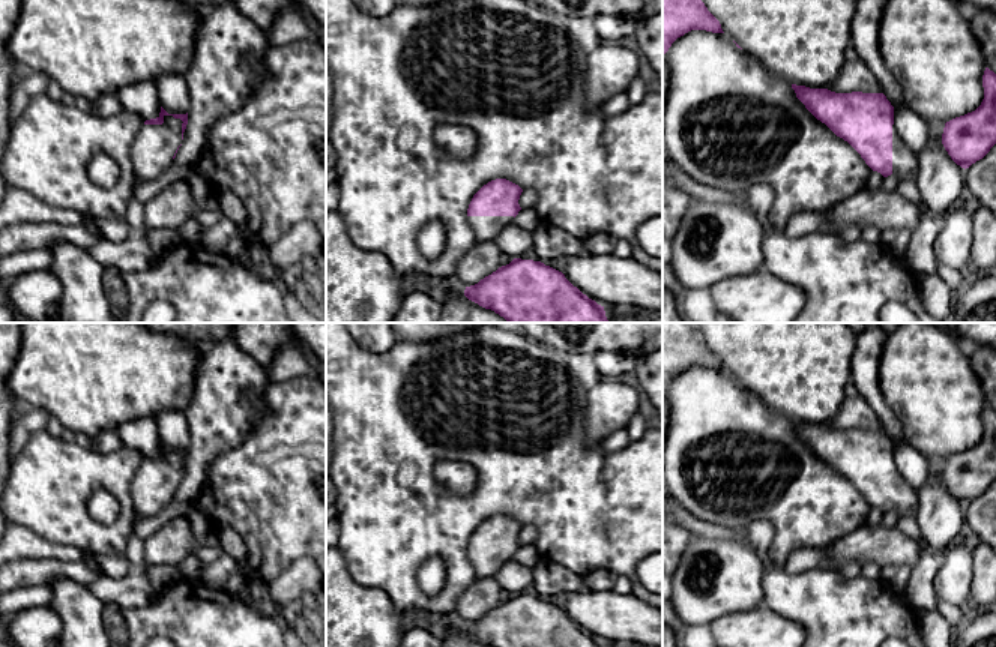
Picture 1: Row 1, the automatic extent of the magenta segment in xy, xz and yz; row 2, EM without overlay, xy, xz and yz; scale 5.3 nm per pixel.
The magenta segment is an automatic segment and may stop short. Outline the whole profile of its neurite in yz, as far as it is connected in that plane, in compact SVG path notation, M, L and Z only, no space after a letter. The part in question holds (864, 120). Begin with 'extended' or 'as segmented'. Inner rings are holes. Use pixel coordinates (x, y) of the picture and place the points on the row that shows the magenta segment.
extended | M792 84L796 98L837 137L847 141L873 170L883 177L894 174L901 180L916 180L919 171L918 156L901 140L894 123L894 107L883 93L835 93L828 89L810 89Z

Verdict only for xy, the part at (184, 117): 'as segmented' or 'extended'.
extended

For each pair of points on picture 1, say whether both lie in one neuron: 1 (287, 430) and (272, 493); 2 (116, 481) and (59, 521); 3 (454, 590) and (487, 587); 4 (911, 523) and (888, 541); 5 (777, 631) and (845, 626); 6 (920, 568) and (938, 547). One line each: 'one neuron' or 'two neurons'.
1: one neuron
2: one neuron
3: two neurons
4: two neurons
5: two neurons
6: two neurons

